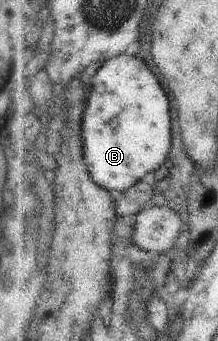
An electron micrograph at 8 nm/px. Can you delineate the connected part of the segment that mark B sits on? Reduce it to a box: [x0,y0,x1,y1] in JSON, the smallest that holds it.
[83,53,175,193]

